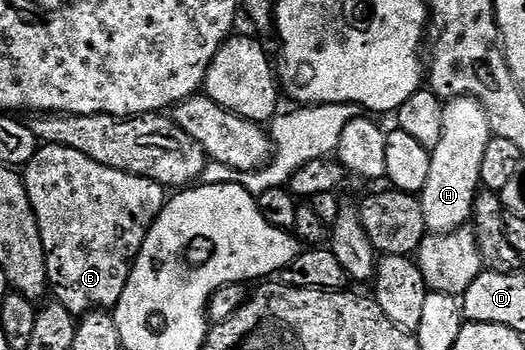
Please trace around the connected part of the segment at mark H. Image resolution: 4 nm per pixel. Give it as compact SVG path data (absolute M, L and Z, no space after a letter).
M452 99L443 108L445 126L441 128L441 141L437 149L431 152L429 165L429 181L425 181L425 189L421 192L423 212L427 222L428 232L446 233L457 231L471 218L471 210L475 204L475 196L481 190L481 160L485 158L485 145L493 138L491 134L491 118L487 111L476 99Z

